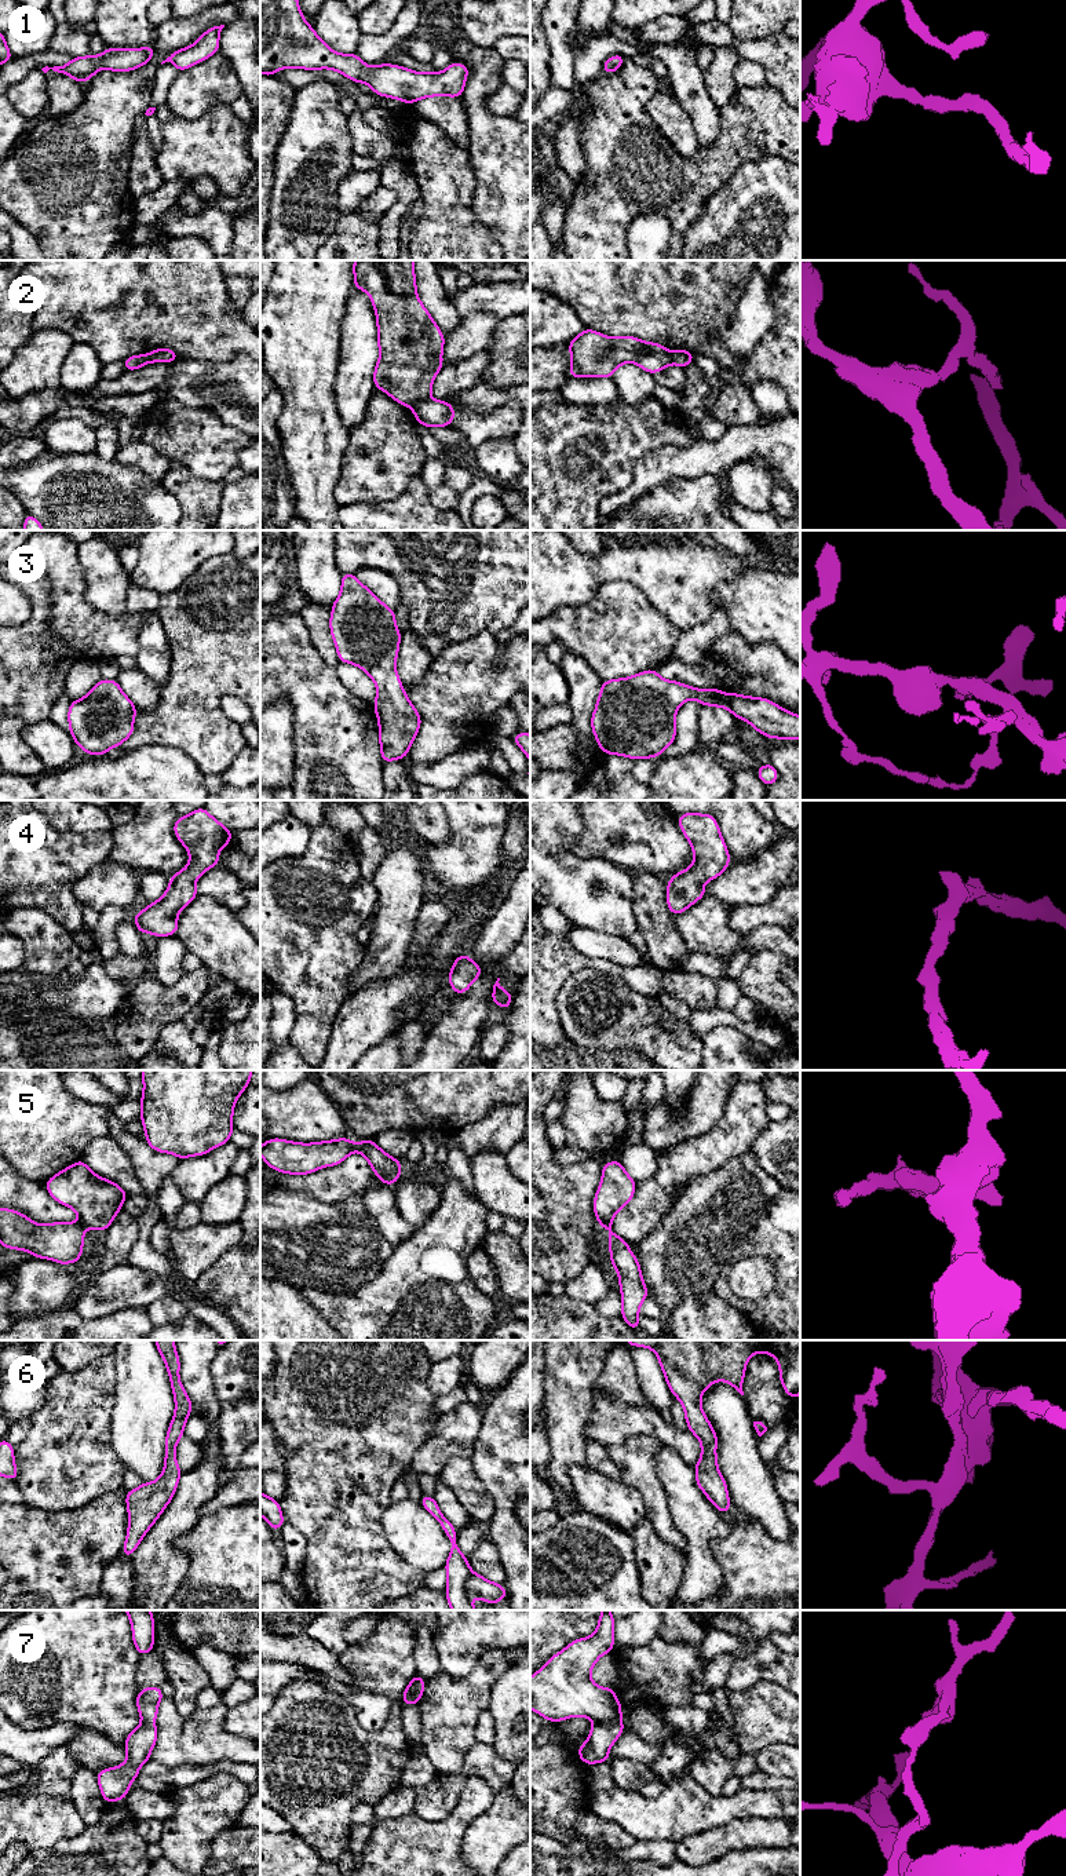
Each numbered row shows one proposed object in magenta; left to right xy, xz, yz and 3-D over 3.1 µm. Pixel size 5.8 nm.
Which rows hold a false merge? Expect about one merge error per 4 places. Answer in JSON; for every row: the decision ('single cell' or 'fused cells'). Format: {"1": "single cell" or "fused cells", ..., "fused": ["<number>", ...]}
{"1": "single cell", "2": "fused cells", "3": "single cell", "4": "single cell", "5": "fused cells", "6": "single cell", "7": "fused cells", "fused": ["2", "5", "7"]}

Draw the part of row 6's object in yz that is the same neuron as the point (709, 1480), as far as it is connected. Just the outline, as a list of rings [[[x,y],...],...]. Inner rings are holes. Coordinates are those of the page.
[[[625,1340],[628,1346],[651,1348],[665,1375],[671,1393],[682,1402],[687,1430],[701,1442],[701,1459],[694,1464],[697,1486],[705,1493],[707,1499],[722,1512],[730,1511],[730,1499],[726,1479],[718,1470],[718,1437],[707,1419],[700,1399],[707,1387],[715,1382],[726,1380],[741,1395],[745,1366],[748,1359],[757,1351],[771,1354],[780,1366],[780,1382],[786,1395],[793,1399],[800,1394],[800,1340],[729,1340],[724,1346],[716,1340]]]

